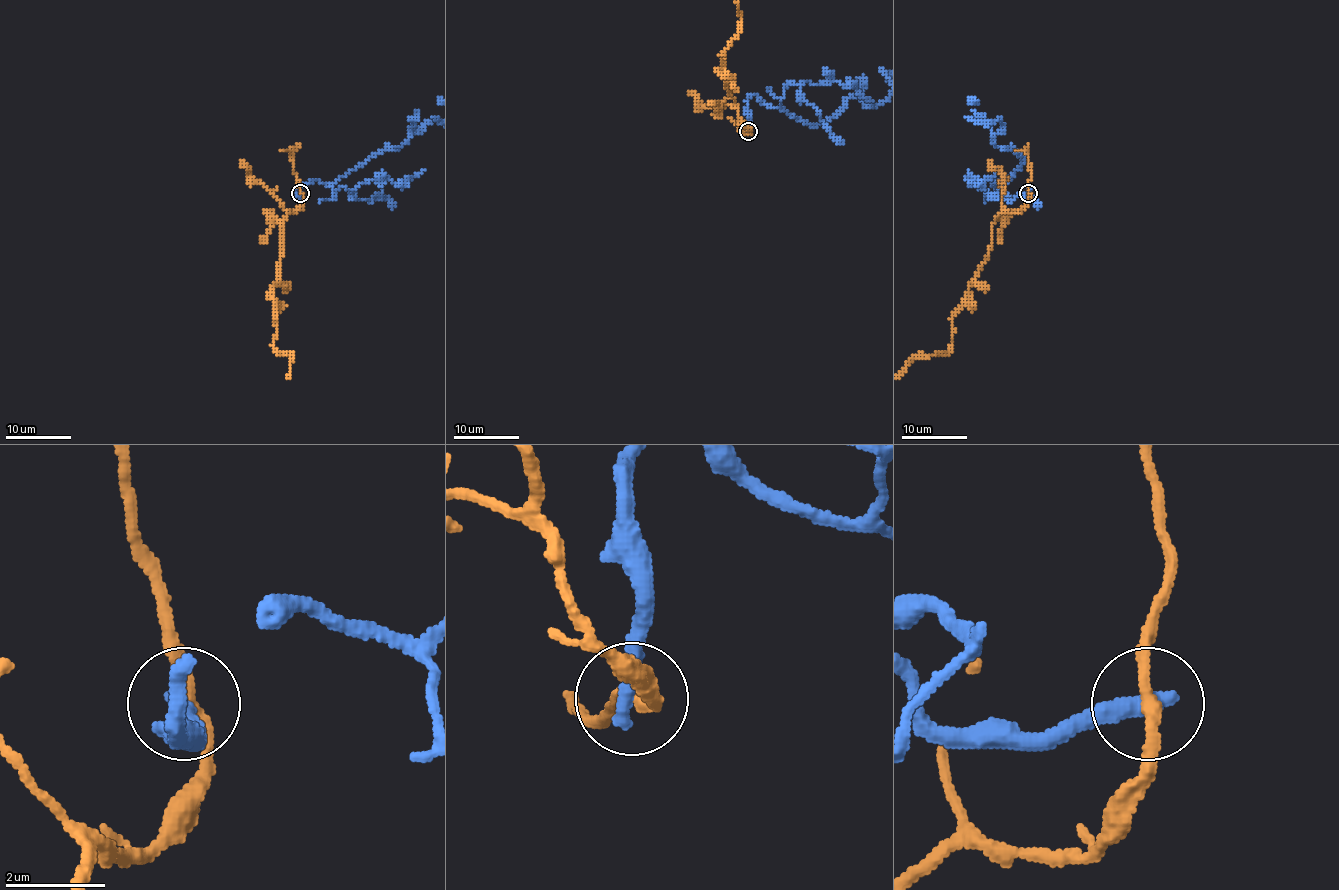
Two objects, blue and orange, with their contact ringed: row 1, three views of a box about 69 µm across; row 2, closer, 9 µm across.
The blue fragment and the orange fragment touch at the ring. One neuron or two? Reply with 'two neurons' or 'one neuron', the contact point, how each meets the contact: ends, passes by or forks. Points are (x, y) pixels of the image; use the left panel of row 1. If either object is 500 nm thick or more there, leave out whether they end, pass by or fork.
two neurons | (300, 193) | blue ends | orange passes by

